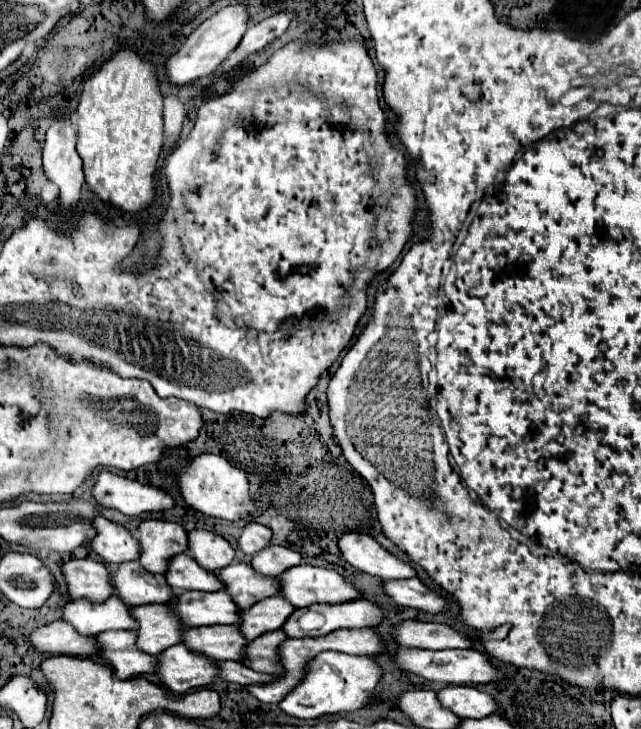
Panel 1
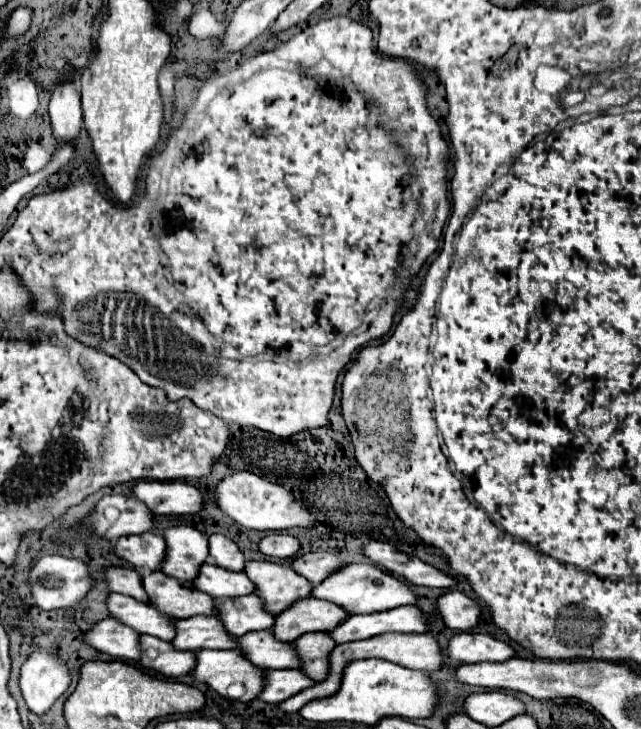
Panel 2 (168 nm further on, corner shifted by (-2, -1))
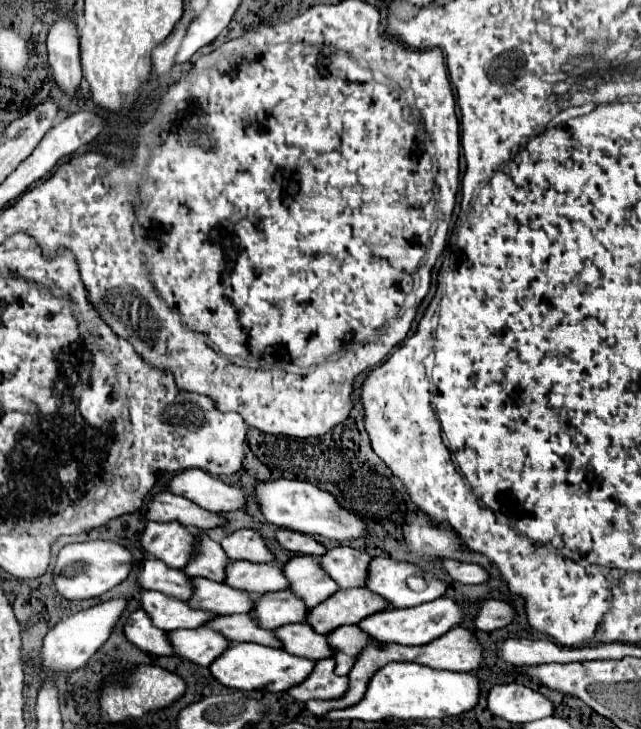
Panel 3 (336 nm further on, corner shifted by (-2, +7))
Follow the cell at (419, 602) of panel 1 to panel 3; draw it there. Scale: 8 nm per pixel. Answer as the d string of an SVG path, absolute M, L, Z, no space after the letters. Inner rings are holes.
M483 600L479 604L479 612L475 618L475 626L483 632L491 632L497 628L505 628L513 622L515 610L509 602L501 600Z

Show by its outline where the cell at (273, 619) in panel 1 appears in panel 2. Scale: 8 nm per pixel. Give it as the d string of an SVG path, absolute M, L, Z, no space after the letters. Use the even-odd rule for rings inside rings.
M301 598L275 616L271 632L281 642L291 642L305 632L323 632L331 626L343 622L347 612L333 602L323 602L315 598Z

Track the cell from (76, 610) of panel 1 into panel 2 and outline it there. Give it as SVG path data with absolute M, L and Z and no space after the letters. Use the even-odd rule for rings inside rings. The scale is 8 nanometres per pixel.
M109 594L105 604L111 618L137 630L139 634L149 634L167 642L175 636L175 630L171 630L173 618L167 614L159 614L153 606L145 602L137 602L135 598L123 594Z

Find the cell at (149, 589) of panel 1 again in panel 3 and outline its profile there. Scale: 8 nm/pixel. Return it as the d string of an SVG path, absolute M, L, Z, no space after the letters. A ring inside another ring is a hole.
M193 578L195 594L191 596L191 606L201 606L203 610L213 610L215 614L245 614L255 608L255 598L245 590L231 588L227 584L217 584L203 578Z

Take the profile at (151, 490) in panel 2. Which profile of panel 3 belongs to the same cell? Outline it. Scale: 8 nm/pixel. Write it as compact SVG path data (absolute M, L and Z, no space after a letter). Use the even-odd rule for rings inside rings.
M185 470L169 482L169 492L195 500L211 512L233 512L247 506L247 494L239 486L231 486L213 478L205 470Z

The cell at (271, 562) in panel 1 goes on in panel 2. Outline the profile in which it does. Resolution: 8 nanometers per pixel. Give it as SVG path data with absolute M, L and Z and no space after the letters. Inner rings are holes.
M311 552L291 560L291 568L313 584L321 582L327 574L331 574L331 570L337 570L339 566L345 566L345 562L327 552Z

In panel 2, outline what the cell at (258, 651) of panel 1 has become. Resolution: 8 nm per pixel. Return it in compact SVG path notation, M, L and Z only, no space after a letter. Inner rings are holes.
M311 632L311 634L303 634L297 640L293 640L291 646L295 648L301 660L299 670L305 676L319 682L319 678L327 674L327 650L331 650L335 642L331 642L323 632Z

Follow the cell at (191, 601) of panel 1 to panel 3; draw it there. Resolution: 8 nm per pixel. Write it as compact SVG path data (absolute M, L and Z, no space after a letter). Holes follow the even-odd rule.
M291 590L285 592L271 592L257 598L259 610L253 610L259 614L259 624L265 630L277 630L279 626L293 624L293 622L305 622L309 608L305 602L291 594Z

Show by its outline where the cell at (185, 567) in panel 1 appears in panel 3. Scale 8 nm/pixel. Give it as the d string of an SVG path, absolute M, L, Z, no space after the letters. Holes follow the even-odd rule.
M231 562L227 566L227 582L239 590L251 594L267 594L289 588L289 580L283 574L283 566L277 562L255 564L255 562Z

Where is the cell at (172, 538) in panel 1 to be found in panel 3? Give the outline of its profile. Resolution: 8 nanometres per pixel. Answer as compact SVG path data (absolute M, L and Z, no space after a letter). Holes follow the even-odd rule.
M207 534L199 536L199 554L185 566L185 574L191 578L207 578L215 582L225 582L225 568L231 560L223 554L223 548L213 542Z

